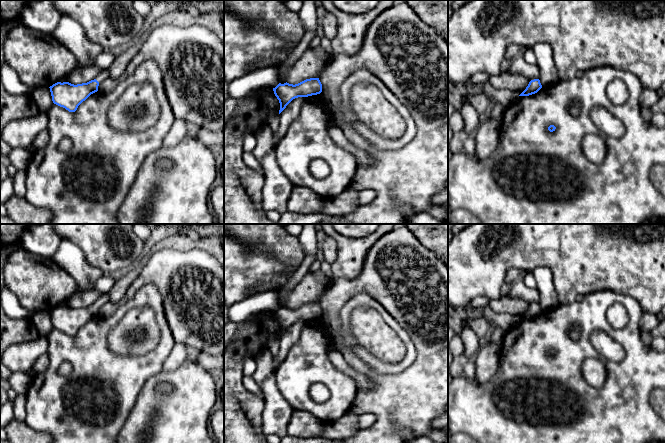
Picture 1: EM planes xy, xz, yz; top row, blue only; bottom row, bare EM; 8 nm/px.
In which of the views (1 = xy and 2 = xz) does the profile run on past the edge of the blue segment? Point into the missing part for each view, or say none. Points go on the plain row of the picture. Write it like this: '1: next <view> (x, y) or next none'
1: next xy (100, 301)
2: next none

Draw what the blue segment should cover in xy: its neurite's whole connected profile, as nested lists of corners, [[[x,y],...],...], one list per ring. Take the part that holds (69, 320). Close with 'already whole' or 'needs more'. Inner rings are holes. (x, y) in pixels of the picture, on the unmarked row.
[[[103,293],[94,304],[87,307],[74,309],[69,306],[57,306],[49,311],[52,325],[69,336],[75,336],[83,325],[98,315],[99,307],[107,302],[109,302],[109,295]]] | needs more

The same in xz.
[[[310,302],[295,309],[287,306],[284,308],[279,307],[273,312],[273,315],[280,327],[280,338],[293,323],[320,318],[322,308],[319,302]]] | already whole

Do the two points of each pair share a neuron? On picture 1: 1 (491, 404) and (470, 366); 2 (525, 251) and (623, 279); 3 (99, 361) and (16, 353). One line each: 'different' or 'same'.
1: different
2: same
3: different

